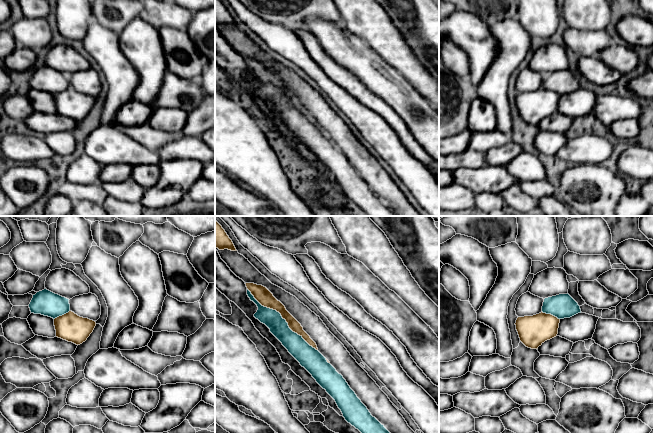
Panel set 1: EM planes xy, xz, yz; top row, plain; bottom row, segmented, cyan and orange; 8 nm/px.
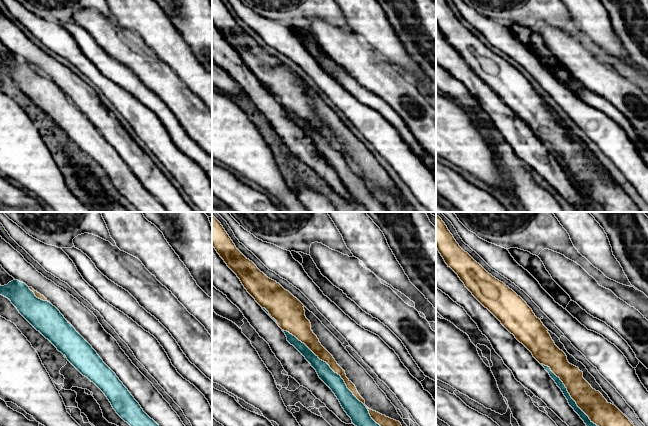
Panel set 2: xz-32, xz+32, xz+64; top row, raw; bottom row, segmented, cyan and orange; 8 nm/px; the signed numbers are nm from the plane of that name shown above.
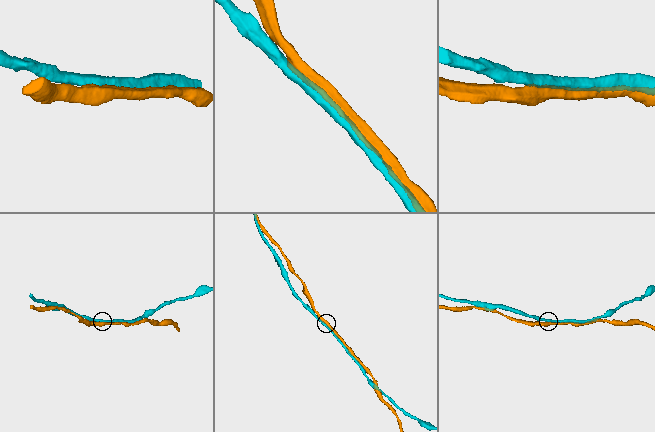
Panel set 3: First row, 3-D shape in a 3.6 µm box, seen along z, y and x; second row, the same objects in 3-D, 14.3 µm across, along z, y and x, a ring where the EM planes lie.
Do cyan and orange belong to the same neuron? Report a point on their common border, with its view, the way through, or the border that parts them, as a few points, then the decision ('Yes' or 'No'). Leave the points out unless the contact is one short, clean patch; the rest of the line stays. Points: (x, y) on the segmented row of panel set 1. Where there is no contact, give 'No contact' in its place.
Touches cyan at xz (281, 317). No

